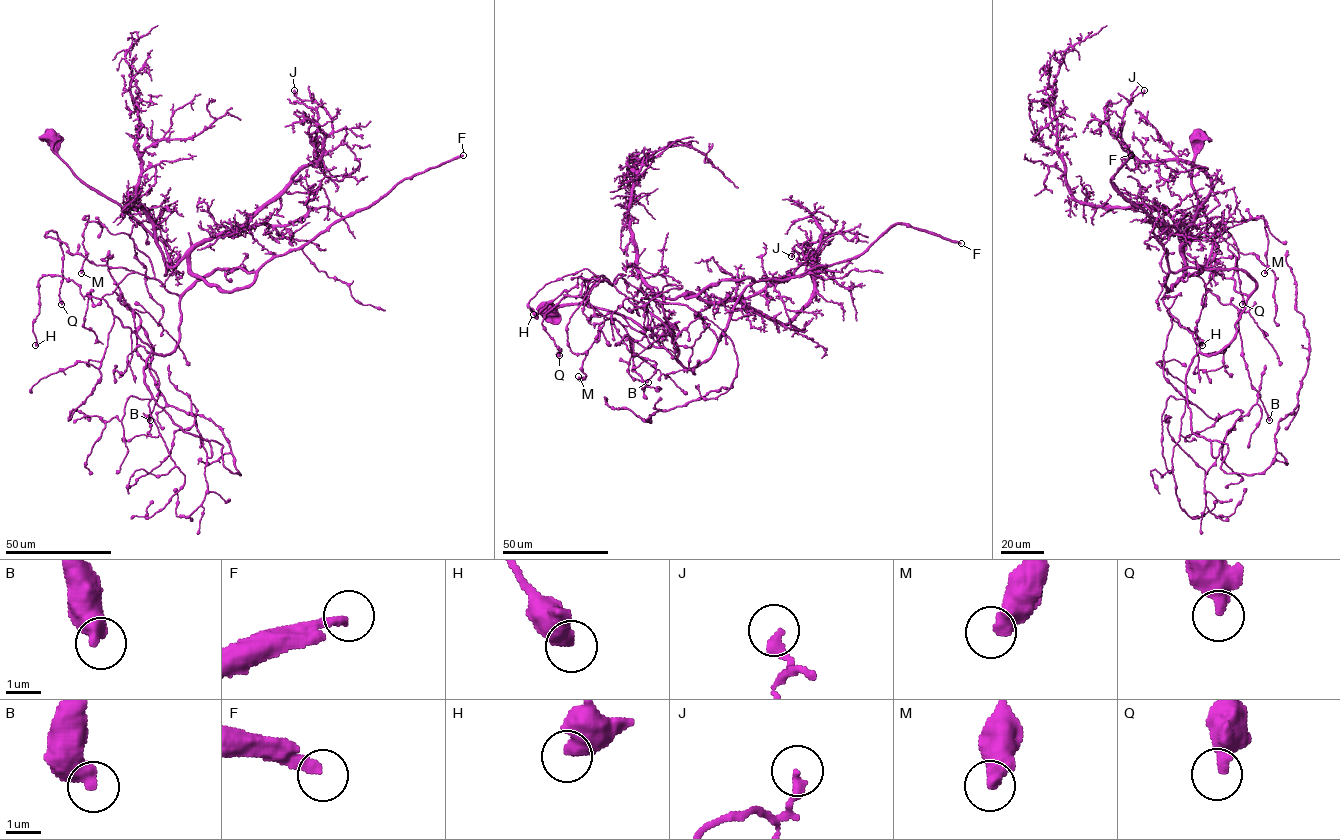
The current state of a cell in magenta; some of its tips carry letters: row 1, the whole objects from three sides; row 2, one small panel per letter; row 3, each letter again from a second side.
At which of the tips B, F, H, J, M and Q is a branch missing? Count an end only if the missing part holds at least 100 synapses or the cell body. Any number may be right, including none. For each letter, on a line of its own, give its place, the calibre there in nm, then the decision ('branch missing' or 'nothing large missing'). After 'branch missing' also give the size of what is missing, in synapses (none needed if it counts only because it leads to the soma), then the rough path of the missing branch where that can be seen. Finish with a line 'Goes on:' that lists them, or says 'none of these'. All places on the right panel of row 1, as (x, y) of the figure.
B: at (1269, 420); 550 nm thick; nothing large missing
F: at (1131, 155); 280 nm thick; branch missing; about 1500 synapses; missing branch runs (1131, 155), (1150, 270), (1181, 280), (1172, 445), (1243, 509), (1277, 462), (1263, 428)
H: at (1202, 345); 550 nm thick; nothing large missing
J: at (1144, 90); 300 nm thick; nothing large missing
M: at (1264, 273); 500 nm thick; nothing large missing
Q: at (1242, 304); 440 nm thick; nothing large missing
Goes on: F

